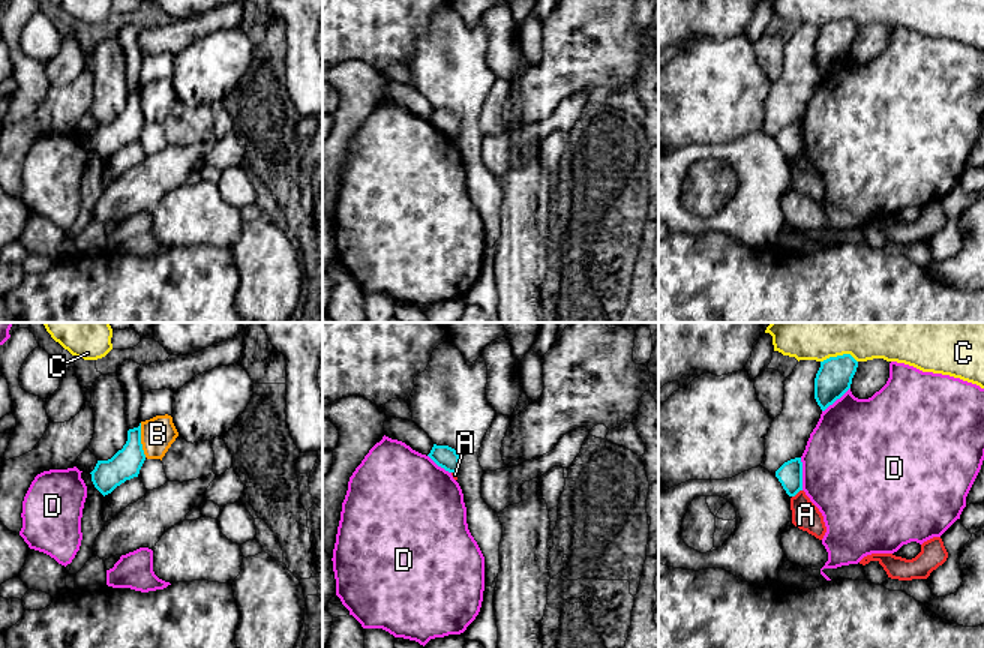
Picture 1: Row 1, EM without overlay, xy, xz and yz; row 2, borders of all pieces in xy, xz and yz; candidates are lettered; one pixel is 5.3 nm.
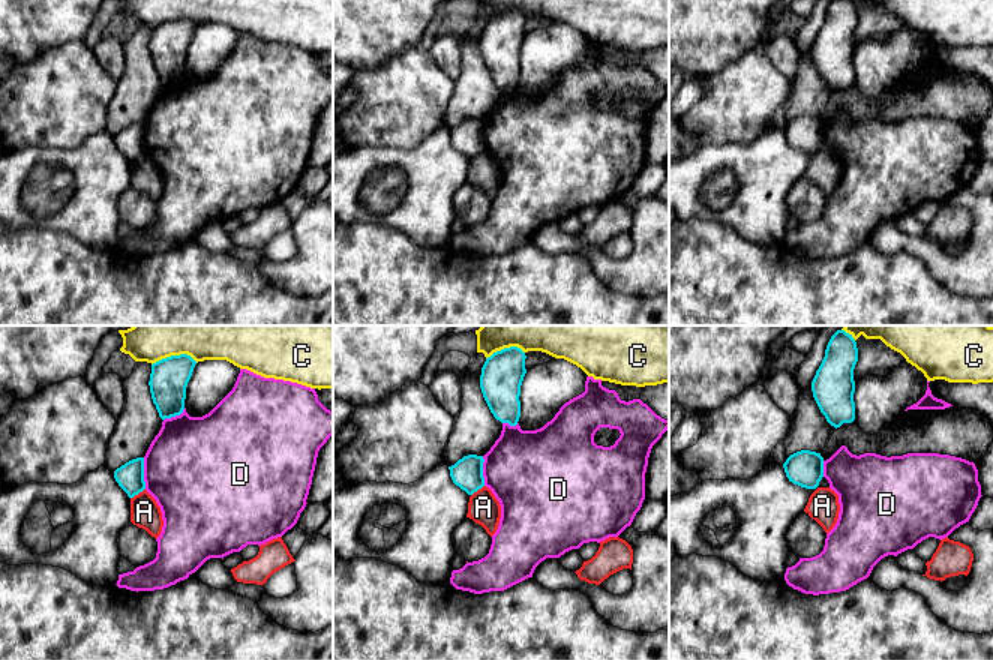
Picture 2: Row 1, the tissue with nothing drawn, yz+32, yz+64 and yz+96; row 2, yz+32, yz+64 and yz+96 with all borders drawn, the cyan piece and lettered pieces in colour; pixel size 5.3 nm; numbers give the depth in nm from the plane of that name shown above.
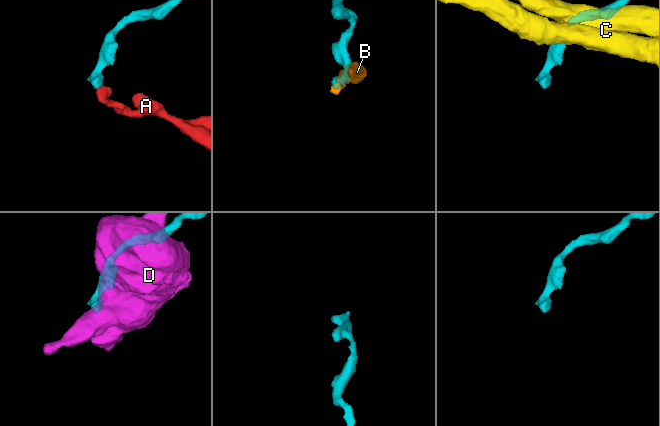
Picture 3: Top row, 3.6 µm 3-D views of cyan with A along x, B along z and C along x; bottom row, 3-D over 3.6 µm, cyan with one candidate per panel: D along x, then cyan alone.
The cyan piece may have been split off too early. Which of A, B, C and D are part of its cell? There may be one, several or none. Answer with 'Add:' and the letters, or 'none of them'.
Add: none of them

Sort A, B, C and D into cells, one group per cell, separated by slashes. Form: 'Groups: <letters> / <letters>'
Groups: A / B / C / D

